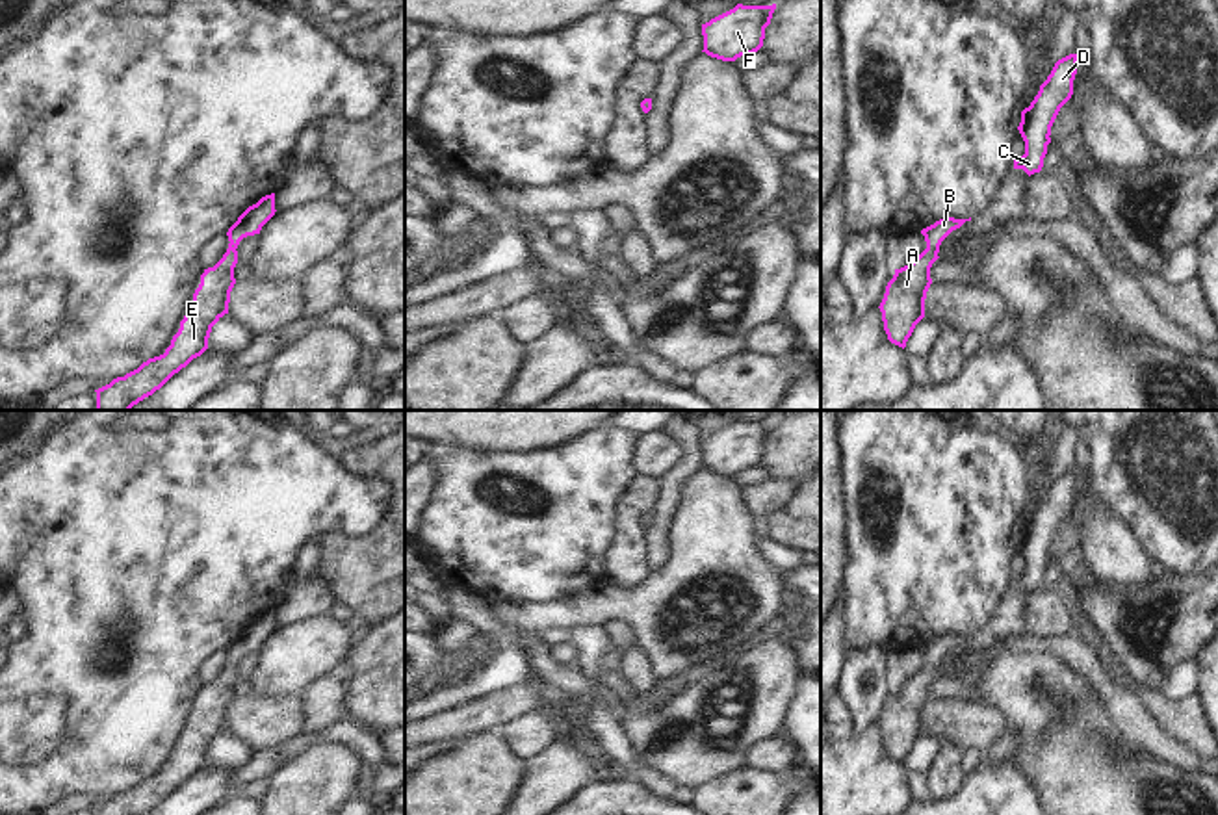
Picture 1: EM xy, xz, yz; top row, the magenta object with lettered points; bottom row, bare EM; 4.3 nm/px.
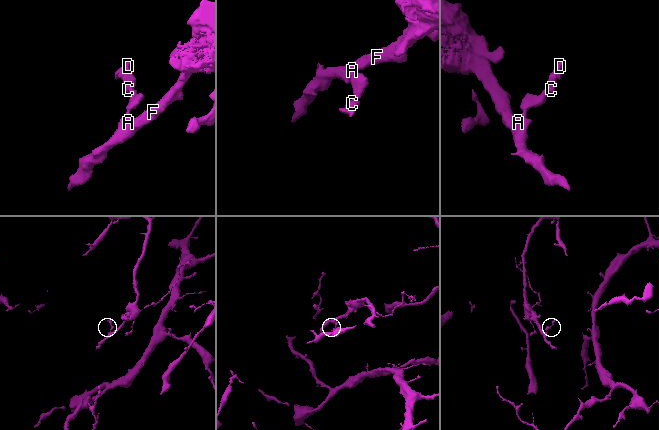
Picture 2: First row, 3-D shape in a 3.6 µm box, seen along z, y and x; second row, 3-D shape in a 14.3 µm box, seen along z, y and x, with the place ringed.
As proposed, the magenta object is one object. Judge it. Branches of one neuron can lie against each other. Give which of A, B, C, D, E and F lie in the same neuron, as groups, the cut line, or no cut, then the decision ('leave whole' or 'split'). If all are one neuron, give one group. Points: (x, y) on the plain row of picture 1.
groups A B C D E F; cut none; leave whole

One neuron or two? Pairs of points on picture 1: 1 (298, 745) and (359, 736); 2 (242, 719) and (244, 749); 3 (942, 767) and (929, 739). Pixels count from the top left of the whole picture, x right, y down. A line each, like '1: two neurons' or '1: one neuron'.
1: one neuron
2: two neurons
3: two neurons

